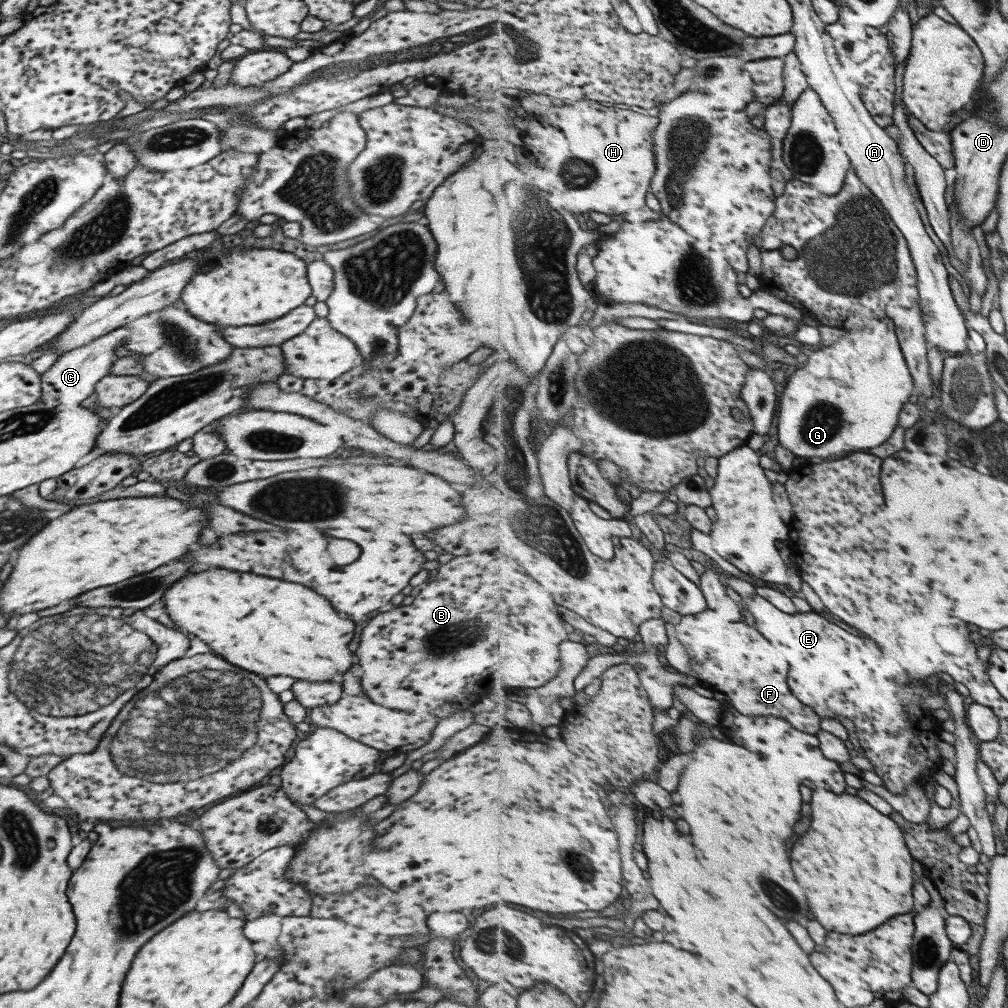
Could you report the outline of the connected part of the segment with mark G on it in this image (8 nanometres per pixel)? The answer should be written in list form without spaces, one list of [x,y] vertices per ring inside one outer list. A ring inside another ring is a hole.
[[[890,318],[872,321],[873,324],[865,328],[843,328],[844,335],[842,337],[831,343],[831,345],[813,351],[809,355],[809,358],[805,358],[807,361],[803,362],[803,368],[799,368],[799,370],[795,371],[795,374],[793,374],[785,384],[777,412],[778,438],[779,443],[787,450],[790,450],[795,456],[803,456],[805,459],[819,456],[819,458],[813,458],[815,461],[816,459],[843,459],[847,457],[847,454],[851,454],[851,452],[865,452],[868,451],[869,448],[877,448],[877,446],[885,444],[885,442],[891,438],[891,434],[895,432],[895,428],[899,426],[899,414],[901,414],[905,404],[909,402],[911,395],[916,394],[913,391],[915,390],[915,380],[913,380],[911,370],[909,370],[909,366],[907,366],[907,360],[905,360],[905,356],[903,356],[903,350],[901,350],[901,346],[899,346],[899,340],[897,340],[897,334],[895,334],[895,321]]]

